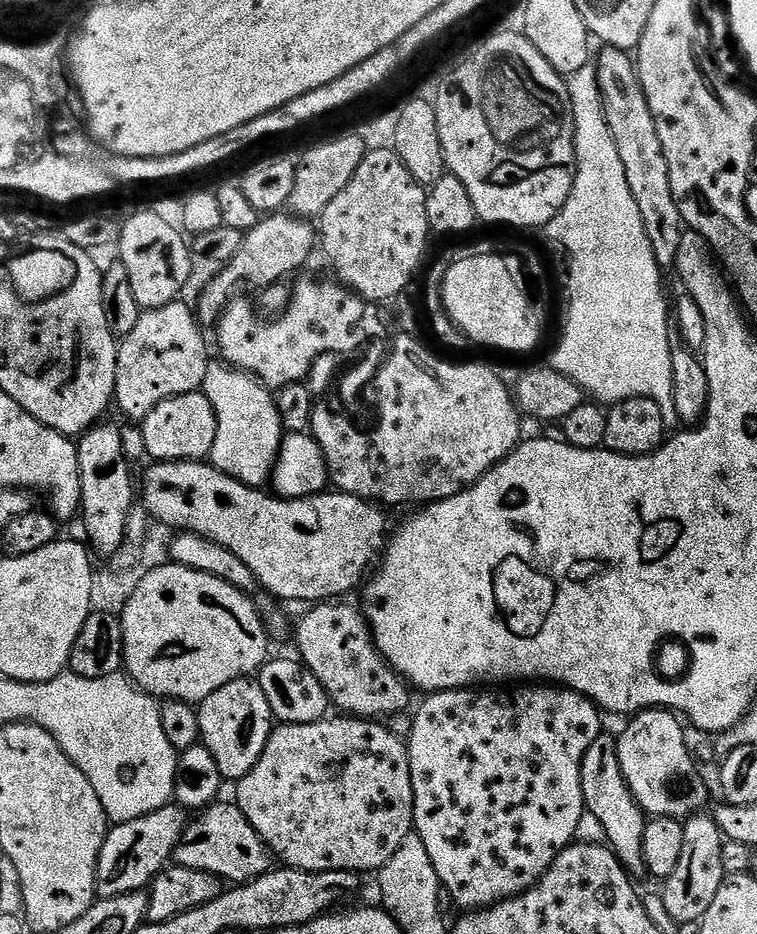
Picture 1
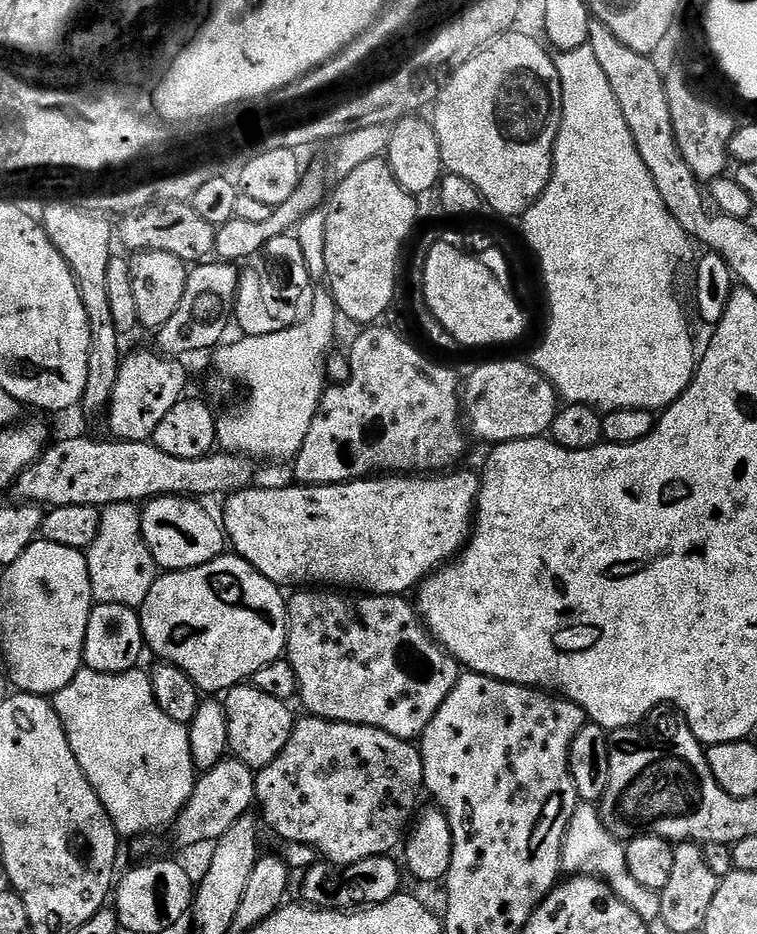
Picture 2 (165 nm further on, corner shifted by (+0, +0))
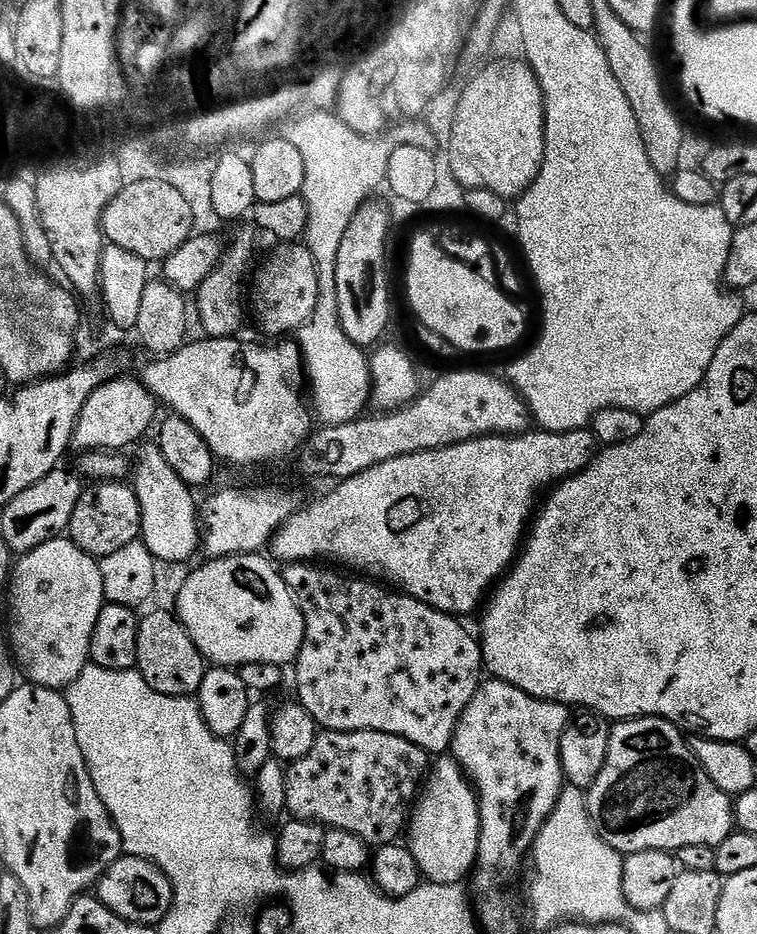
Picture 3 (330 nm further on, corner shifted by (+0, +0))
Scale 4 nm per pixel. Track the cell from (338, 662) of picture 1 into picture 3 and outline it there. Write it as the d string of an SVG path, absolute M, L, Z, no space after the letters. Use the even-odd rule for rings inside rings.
M312 562L284 564L282 568L286 586L304 619L302 650L294 661L295 699L321 729L394 734L414 742L423 752L447 753L454 730L482 683L485 667L479 639L473 633L471 636L457 617L439 612L421 600L389 590L368 578L339 576L331 570L336 571Z

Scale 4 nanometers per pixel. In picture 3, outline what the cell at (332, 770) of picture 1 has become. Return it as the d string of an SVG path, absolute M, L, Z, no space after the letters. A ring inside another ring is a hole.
M321 731L316 737L310 754L287 765L287 811L297 820L313 820L328 828L350 830L358 834L369 846L395 844L401 839L422 781L430 767L429 753L423 752L414 742L381 732L330 732Z

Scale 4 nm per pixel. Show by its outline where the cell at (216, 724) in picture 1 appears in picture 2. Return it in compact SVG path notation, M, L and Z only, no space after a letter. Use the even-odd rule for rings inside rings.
M248 682L228 689L222 703L226 710L226 730L231 755L254 770L270 766L270 762L274 762L274 758L282 754L286 742L290 742L292 727L297 722L297 717L292 716L288 709L289 705L278 698L270 698L270 694L262 694L262 690L252 687Z

